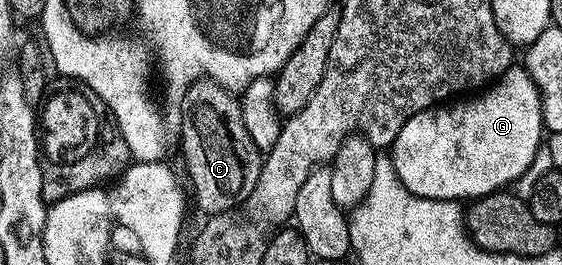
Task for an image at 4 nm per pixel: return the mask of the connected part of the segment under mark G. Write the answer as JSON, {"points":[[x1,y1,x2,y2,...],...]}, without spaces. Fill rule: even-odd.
{"points":[[512,65,482,93,446,105,436,105,409,117,409,121,401,125,401,133,397,133,391,142,389,158,401,185,416,197,474,201,482,195,502,192,521,178,529,169,544,139,543,98,526,66]]}

